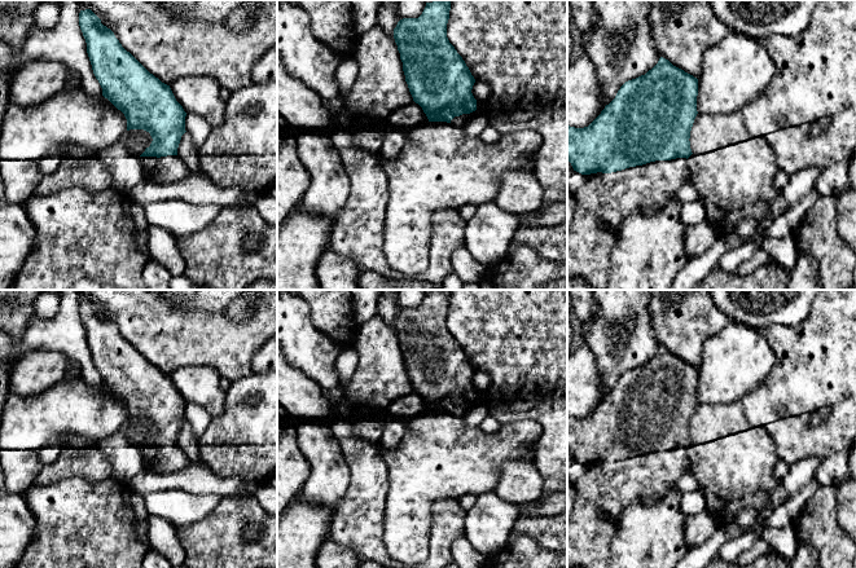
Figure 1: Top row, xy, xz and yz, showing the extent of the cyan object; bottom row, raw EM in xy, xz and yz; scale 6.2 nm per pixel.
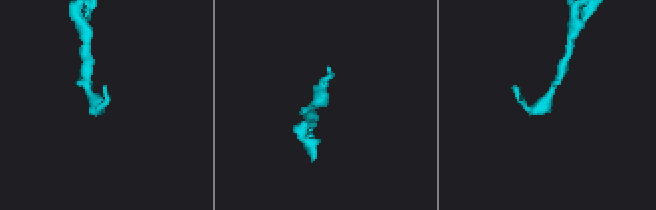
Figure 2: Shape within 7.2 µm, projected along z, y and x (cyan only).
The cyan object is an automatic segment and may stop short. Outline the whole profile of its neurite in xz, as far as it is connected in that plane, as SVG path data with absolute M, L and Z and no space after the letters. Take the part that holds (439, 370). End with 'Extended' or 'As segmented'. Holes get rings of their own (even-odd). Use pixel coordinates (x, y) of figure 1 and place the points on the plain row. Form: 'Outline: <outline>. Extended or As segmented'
Outline: M451 290L426 292L418 308L403 308L398 312L394 329L409 382L413 391L422 397L429 411L447 411L465 418L479 402L479 392L471 383L475 369L447 327L449 300Z. Extended

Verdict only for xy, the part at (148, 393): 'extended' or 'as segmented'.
extended

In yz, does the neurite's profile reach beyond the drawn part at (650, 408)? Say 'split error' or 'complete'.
split error

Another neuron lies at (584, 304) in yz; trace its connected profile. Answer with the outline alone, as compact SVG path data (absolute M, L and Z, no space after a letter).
M567 290L574 312L581 322L591 322L597 309L593 290Z

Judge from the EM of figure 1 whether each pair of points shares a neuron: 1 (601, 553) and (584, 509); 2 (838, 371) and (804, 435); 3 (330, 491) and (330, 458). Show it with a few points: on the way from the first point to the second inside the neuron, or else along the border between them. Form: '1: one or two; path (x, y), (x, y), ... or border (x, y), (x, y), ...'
1: one; path (591, 542), (591, 519)
2: one; path (838, 391), (838, 417), (824, 431)
3: one; path (330, 483), (330, 466)

